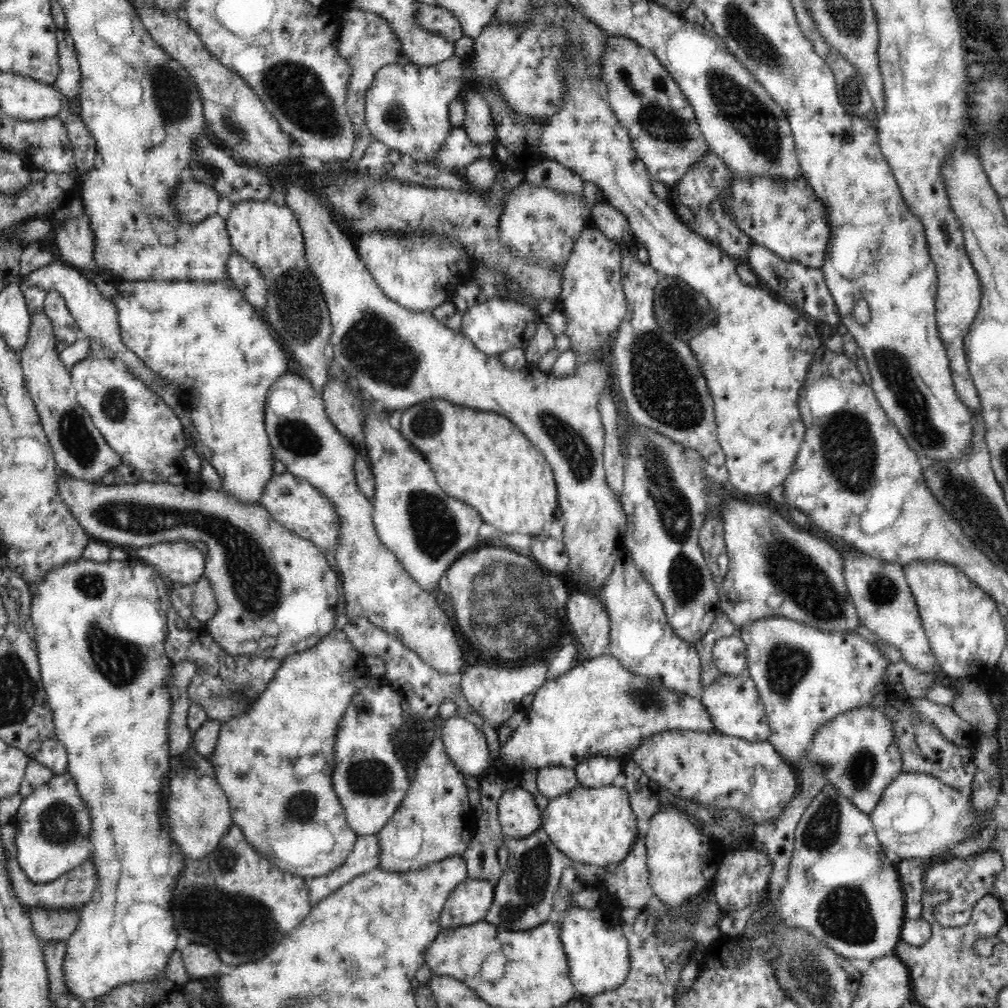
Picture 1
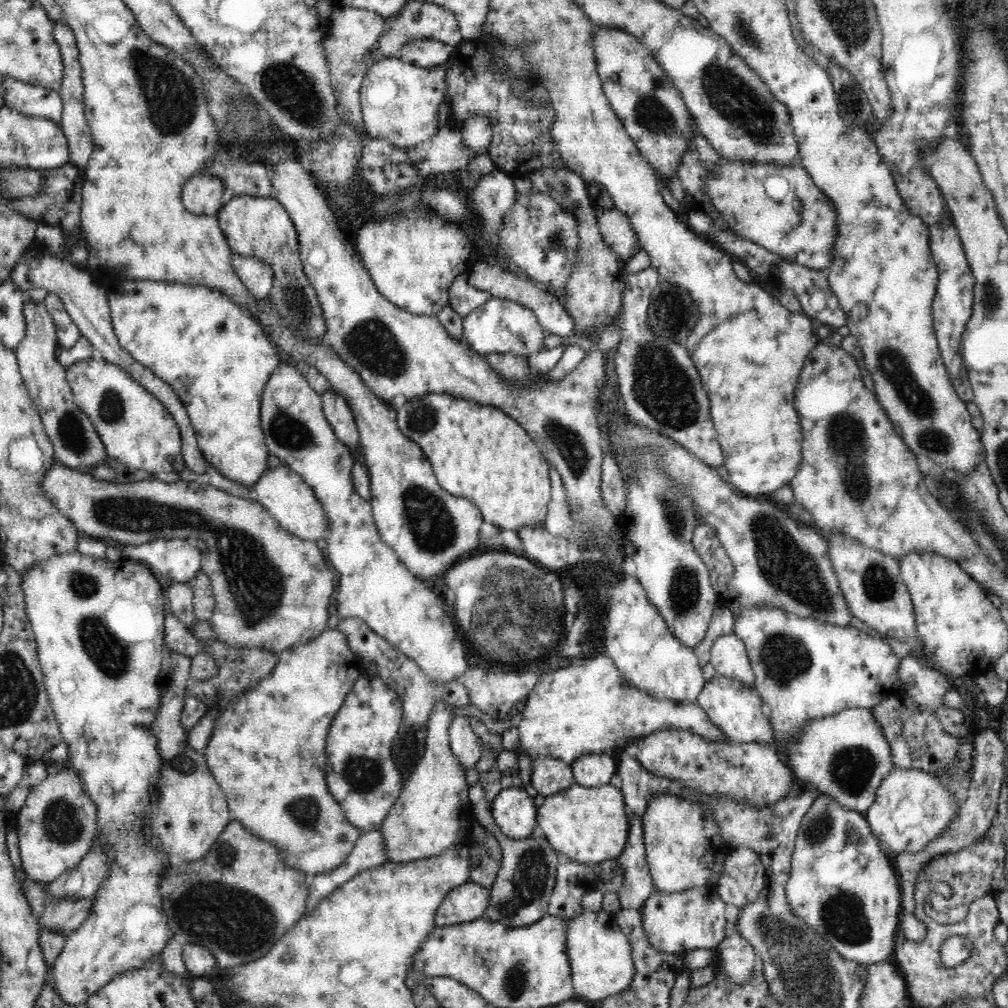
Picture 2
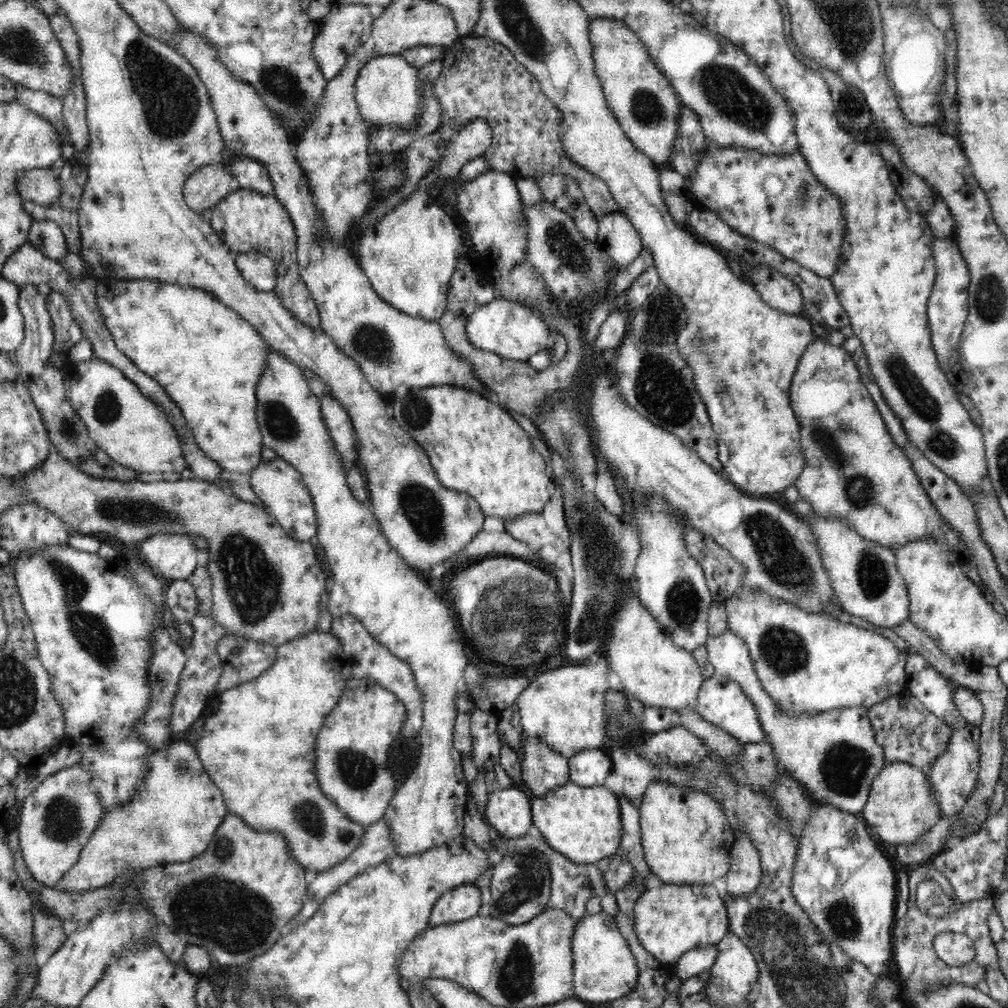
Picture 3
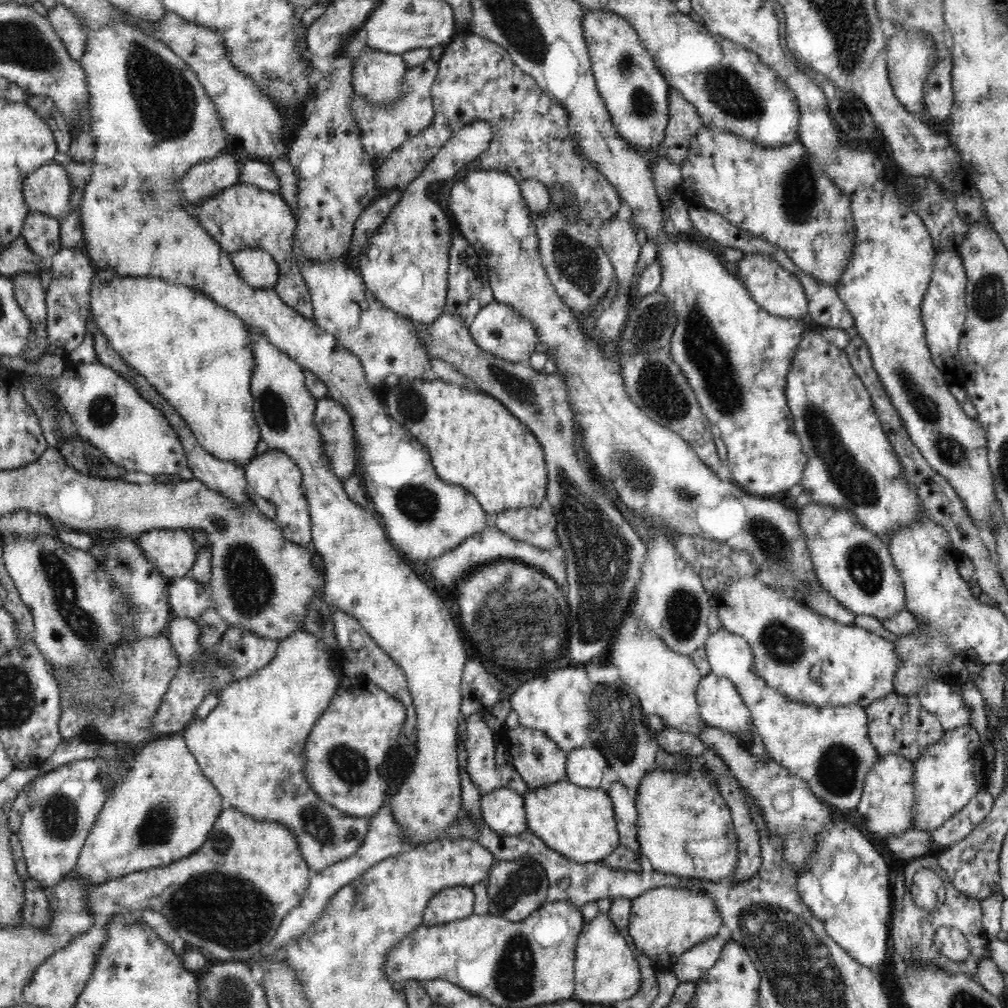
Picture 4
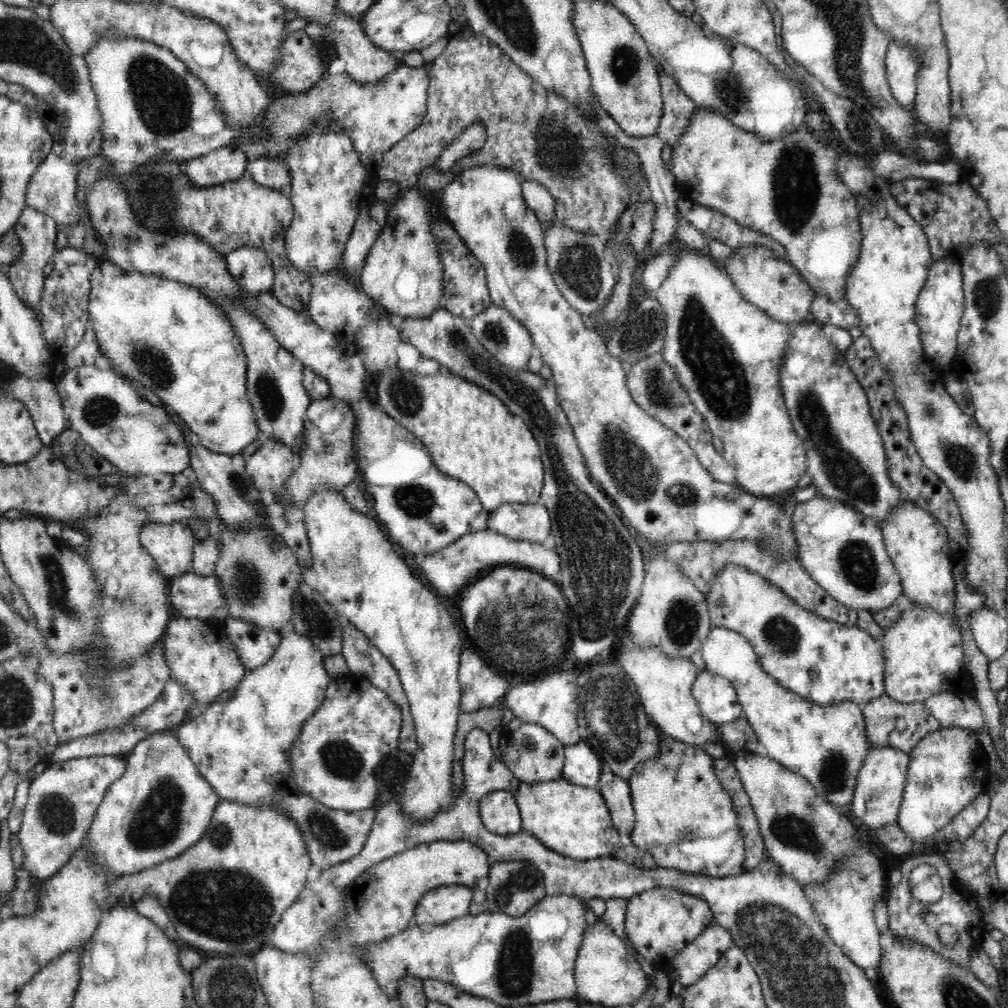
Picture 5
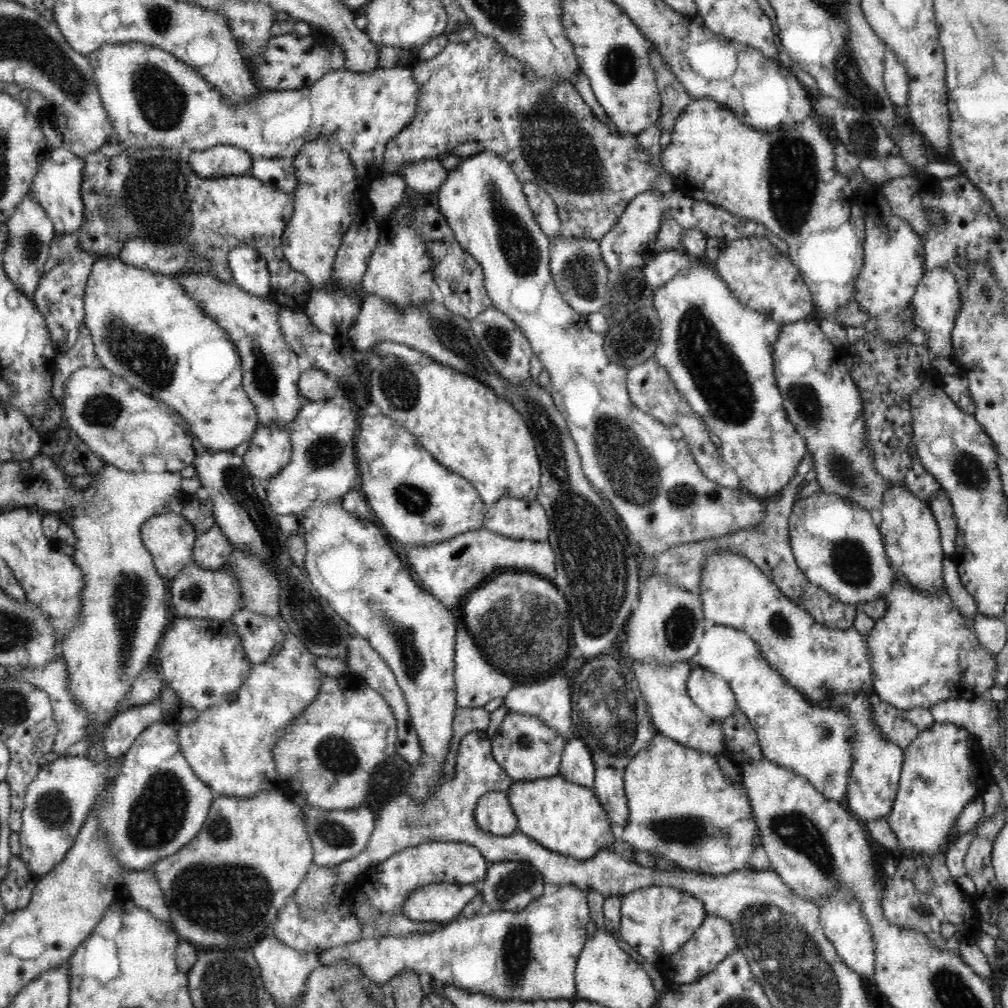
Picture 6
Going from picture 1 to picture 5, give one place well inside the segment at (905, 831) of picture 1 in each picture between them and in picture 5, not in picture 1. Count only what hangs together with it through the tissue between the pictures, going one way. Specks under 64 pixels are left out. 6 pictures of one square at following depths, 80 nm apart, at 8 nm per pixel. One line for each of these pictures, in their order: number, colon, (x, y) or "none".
2: (911, 808)
3: (901, 805)
4: (886, 804)
5: (881, 780)

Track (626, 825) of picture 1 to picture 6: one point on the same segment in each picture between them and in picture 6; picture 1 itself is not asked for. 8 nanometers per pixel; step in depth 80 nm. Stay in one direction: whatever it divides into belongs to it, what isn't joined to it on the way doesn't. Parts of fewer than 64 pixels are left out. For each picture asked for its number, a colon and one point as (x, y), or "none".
2: (588, 825)
3: (584, 824)
4: (579, 823)
5: (575, 821)
6: (568, 818)

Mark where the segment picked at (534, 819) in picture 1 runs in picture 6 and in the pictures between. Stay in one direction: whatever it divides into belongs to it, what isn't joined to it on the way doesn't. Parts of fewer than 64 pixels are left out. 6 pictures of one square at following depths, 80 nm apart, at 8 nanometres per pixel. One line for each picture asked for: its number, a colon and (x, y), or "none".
2: (514, 809)
3: (509, 810)
4: (503, 810)
5: (499, 812)
6: (494, 814)

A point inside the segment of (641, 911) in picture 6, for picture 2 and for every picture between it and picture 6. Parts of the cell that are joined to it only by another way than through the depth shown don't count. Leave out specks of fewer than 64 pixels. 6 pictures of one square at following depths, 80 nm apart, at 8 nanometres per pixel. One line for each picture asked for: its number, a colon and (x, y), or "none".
2: (696, 919)
3: (670, 920)
4: (665, 922)
5: (660, 922)

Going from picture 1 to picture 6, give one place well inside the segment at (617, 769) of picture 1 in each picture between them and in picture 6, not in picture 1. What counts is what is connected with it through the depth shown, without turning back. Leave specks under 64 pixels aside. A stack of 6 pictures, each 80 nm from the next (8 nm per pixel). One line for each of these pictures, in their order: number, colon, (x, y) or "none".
2: (595, 769)
3: (587, 768)
4: (585, 765)
5: (581, 767)
6: (577, 765)

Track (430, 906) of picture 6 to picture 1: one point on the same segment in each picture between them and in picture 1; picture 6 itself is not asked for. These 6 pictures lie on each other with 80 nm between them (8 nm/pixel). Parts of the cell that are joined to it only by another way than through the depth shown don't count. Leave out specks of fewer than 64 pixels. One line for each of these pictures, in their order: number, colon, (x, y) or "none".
1: (471, 900)
2: (468, 902)
3: (464, 902)
4: (452, 903)
5: (445, 903)

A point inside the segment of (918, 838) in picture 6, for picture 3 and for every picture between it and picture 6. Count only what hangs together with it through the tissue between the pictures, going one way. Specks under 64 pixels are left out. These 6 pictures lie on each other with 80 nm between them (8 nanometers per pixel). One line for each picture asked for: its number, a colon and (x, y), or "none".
3: (953, 775)
4: (950, 772)
5: (947, 769)

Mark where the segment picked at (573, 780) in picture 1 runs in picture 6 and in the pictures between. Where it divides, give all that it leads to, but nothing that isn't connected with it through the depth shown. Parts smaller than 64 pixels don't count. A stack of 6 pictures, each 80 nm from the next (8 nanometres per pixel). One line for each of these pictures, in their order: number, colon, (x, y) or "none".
2: (549, 775)
3: (542, 769)
4: (536, 757)
5: (534, 755)
6: (527, 749)

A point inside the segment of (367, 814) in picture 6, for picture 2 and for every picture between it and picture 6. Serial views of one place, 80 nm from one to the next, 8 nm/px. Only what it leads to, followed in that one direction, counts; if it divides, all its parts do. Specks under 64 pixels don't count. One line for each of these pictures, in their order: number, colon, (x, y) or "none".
2: (268, 747)
3: (259, 746)
4: (250, 746)
5: (240, 745)

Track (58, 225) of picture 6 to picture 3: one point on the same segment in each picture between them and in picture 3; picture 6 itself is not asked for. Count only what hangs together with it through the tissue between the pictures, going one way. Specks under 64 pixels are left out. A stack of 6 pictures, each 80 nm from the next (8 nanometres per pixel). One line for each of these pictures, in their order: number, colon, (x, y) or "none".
3: (41, 186)
4: (46, 190)
5: (52, 189)

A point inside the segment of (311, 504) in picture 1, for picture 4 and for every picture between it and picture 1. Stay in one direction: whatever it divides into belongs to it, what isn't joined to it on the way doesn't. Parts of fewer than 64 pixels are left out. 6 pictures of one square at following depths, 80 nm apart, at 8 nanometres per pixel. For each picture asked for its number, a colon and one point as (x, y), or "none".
2: (283, 493)
3: (280, 487)
4: (273, 475)

